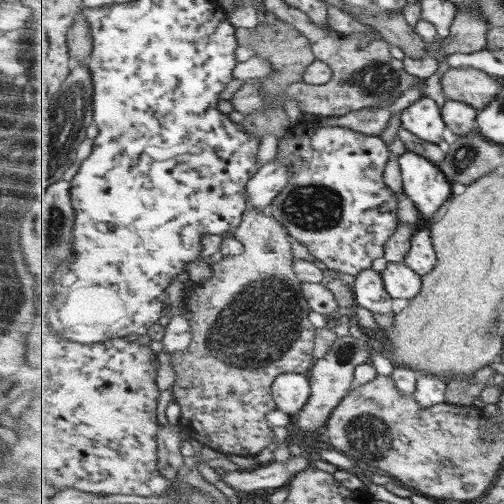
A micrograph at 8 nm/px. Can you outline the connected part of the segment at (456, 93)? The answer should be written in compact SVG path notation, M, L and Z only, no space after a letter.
M449 66L440 82L446 100L469 104L478 111L485 110L489 104L493 104L503 88L499 80L487 74L487 71L483 72L473 67Z

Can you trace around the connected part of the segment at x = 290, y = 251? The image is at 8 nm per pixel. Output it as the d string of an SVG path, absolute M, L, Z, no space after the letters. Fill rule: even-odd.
M248 208L245 211L242 223L232 235L245 245L245 252L238 256L226 256L217 264L212 264L213 276L207 282L195 283L187 290L183 290L184 304L188 307L188 311L192 313L190 318L192 343L189 345L188 351L183 350L183 352L175 352L175 354L170 355L170 365L175 375L169 393L174 397L174 401L181 406L181 420L179 420L177 426L181 426L193 439L226 455L259 455L267 447L274 447L279 441L273 431L269 429L271 424L267 420L267 414L278 409L273 393L275 379L282 374L299 373L303 375L305 372L310 372L311 366L314 366L317 359L314 355L317 329L311 325L311 320L309 320L309 312L312 308L302 293L303 282L299 280L298 273L294 269L296 259L294 258L293 239L283 221L277 220L267 212L260 212L256 208Z

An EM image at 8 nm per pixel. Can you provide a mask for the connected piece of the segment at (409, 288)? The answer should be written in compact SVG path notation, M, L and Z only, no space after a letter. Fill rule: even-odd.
M388 262L382 272L385 288L393 298L415 298L422 289L422 276L401 262Z

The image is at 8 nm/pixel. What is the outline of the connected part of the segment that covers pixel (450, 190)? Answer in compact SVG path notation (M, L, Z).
M405 151L398 159L404 192L415 203L422 218L433 222L456 193L453 183L436 162L421 153Z

